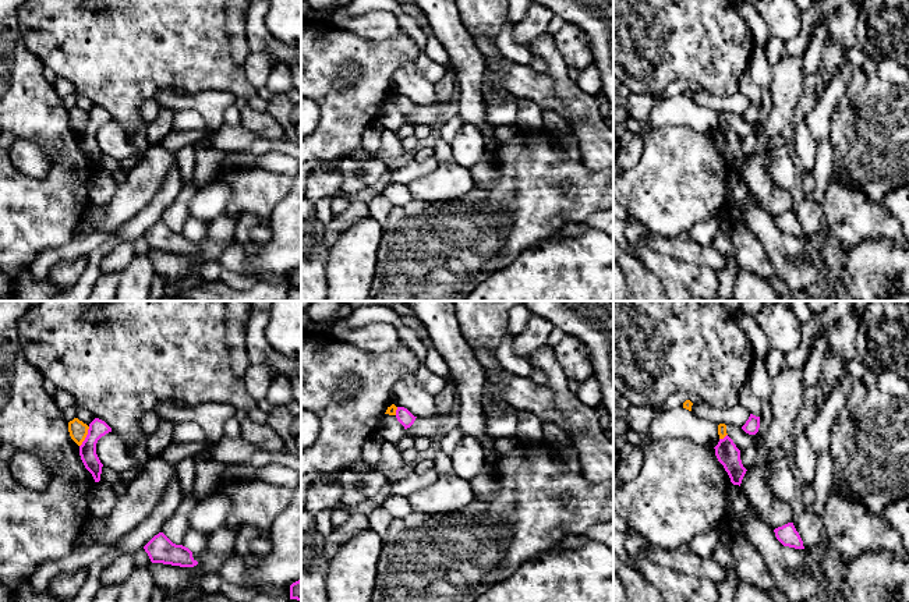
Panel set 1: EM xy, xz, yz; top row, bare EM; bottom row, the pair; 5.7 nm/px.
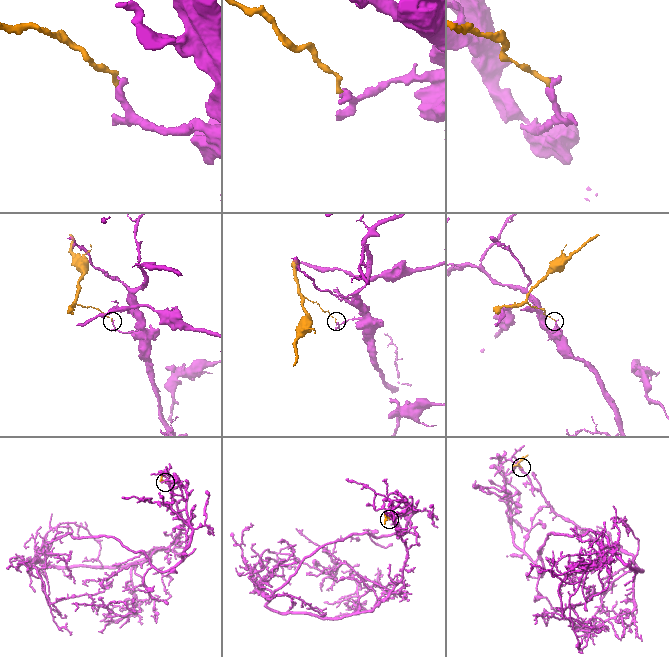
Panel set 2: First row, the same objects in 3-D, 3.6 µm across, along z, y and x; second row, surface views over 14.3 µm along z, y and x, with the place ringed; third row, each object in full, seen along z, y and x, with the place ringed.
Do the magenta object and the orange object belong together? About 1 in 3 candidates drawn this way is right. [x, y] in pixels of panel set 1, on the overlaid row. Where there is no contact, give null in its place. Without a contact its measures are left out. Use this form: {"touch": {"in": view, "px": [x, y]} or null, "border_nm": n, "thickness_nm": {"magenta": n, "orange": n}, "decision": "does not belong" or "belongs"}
{"touch": {"in": "xy", "px": [87, 436]}, "border_nm": 130, "thickness_nm": {"magenta": 110, "orange": 110}, "decision": "does not belong"}

